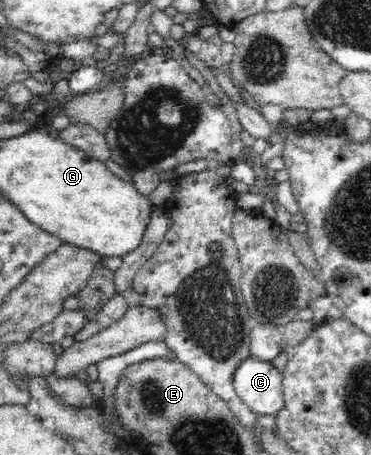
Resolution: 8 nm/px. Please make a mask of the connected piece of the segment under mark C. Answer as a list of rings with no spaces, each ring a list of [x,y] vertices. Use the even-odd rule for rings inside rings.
[[[249,356],[234,373],[234,388],[243,403],[259,415],[276,415],[284,404],[283,373],[272,362]]]

